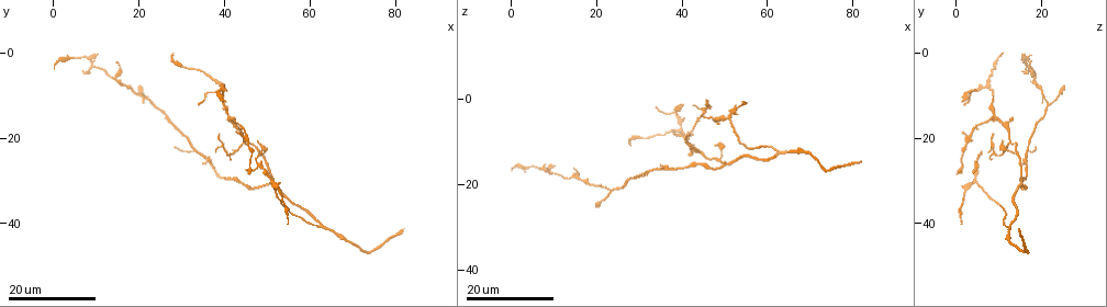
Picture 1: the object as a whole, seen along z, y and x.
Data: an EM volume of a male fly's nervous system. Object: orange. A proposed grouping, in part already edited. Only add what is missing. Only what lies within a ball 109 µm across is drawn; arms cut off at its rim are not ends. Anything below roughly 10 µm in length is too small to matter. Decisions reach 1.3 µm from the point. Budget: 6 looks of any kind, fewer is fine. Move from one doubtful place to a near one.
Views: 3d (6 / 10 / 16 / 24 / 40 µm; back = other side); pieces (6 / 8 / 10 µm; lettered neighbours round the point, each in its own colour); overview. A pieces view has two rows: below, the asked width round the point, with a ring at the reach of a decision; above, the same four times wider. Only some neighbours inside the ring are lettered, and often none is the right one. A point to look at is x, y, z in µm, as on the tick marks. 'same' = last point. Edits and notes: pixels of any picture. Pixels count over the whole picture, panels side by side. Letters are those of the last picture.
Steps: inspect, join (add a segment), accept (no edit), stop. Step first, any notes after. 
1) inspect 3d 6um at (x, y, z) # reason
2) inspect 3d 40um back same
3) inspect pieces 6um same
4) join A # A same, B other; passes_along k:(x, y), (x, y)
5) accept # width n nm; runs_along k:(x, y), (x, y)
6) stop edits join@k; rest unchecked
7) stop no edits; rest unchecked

inspect 3d 24um at (46.5, 28.5, 0.5) # free end

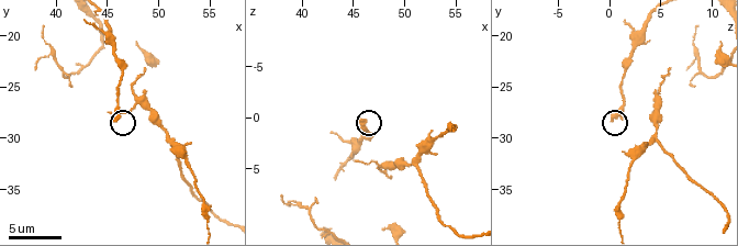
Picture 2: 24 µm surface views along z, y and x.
inspect pieces 8um at (46.0, 28.0, 0.4)

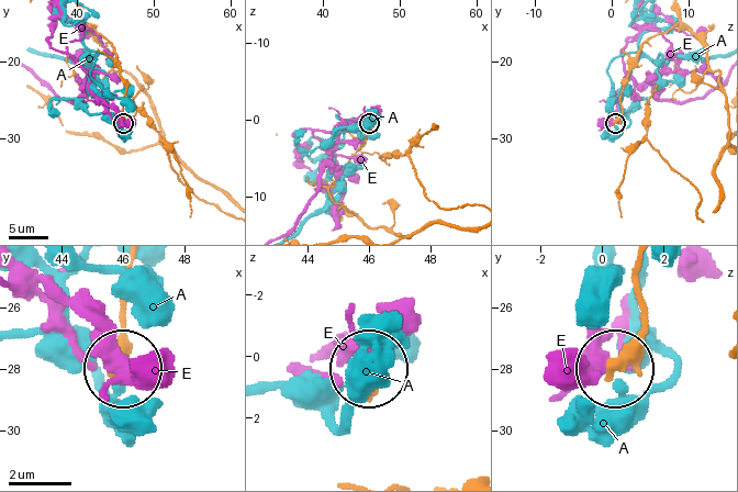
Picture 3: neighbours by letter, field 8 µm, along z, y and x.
accept # A other, E other; runs_along 3:(682, 28), (643, 45), (625, 82), (616, 121); no lettered segment goes on from it

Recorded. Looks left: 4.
inspect 3d 24um at (41.5, 15.5, 13.5) # an open end

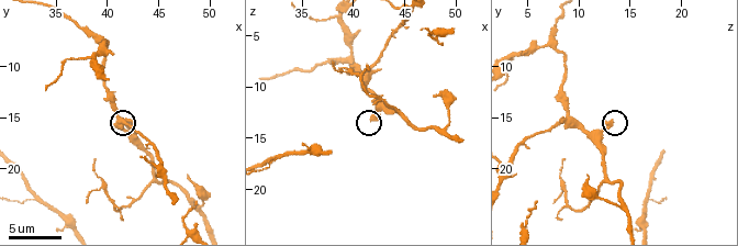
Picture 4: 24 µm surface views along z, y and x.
inspect pieces 6um at (41.8, 15.2, 13.2) # see the neighbours

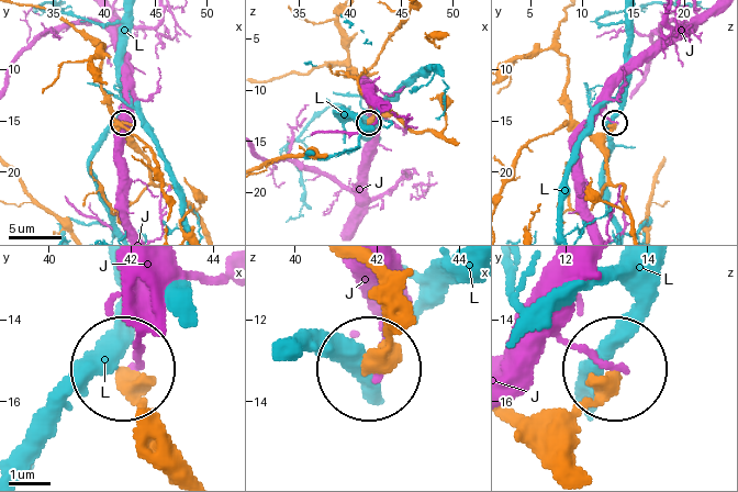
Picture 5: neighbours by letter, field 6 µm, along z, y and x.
accept # J other, L other; runs_along 5:(584, 469), (577, 417), (615, 368); none of them fits

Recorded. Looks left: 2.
inspect 3d 24um at (9.5, 0.0, 15.5) # free end

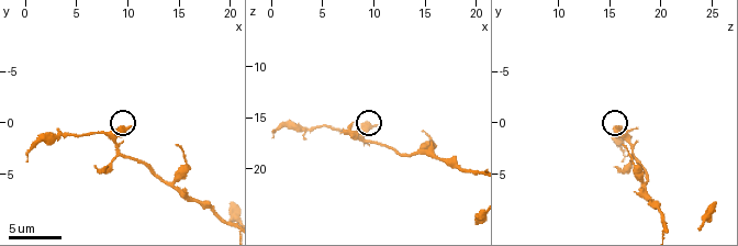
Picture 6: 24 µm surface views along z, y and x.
inspect pieces 8um at (10.0, 0.6, 16.0) # what lies round it

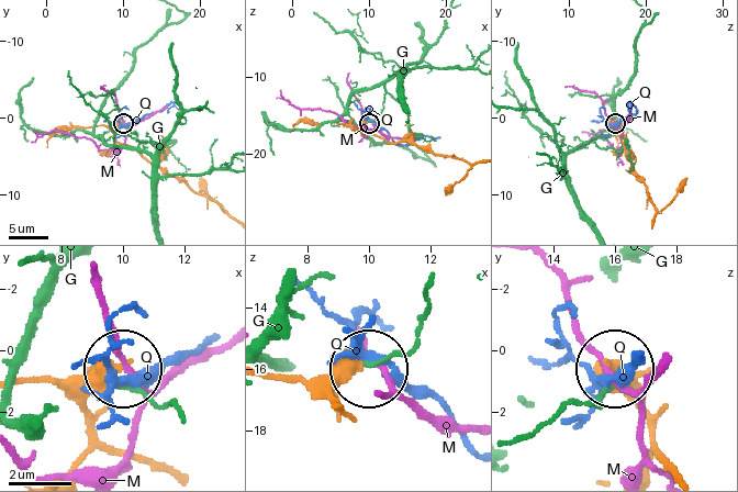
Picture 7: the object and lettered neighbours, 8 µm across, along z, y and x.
accept # G other, M other, Q other; runs_along 7:(165, 471), (118, 455), (97, 437), (89, 398), (123, 368); none of them fits

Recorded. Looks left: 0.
stop no edits; rest unchecked

